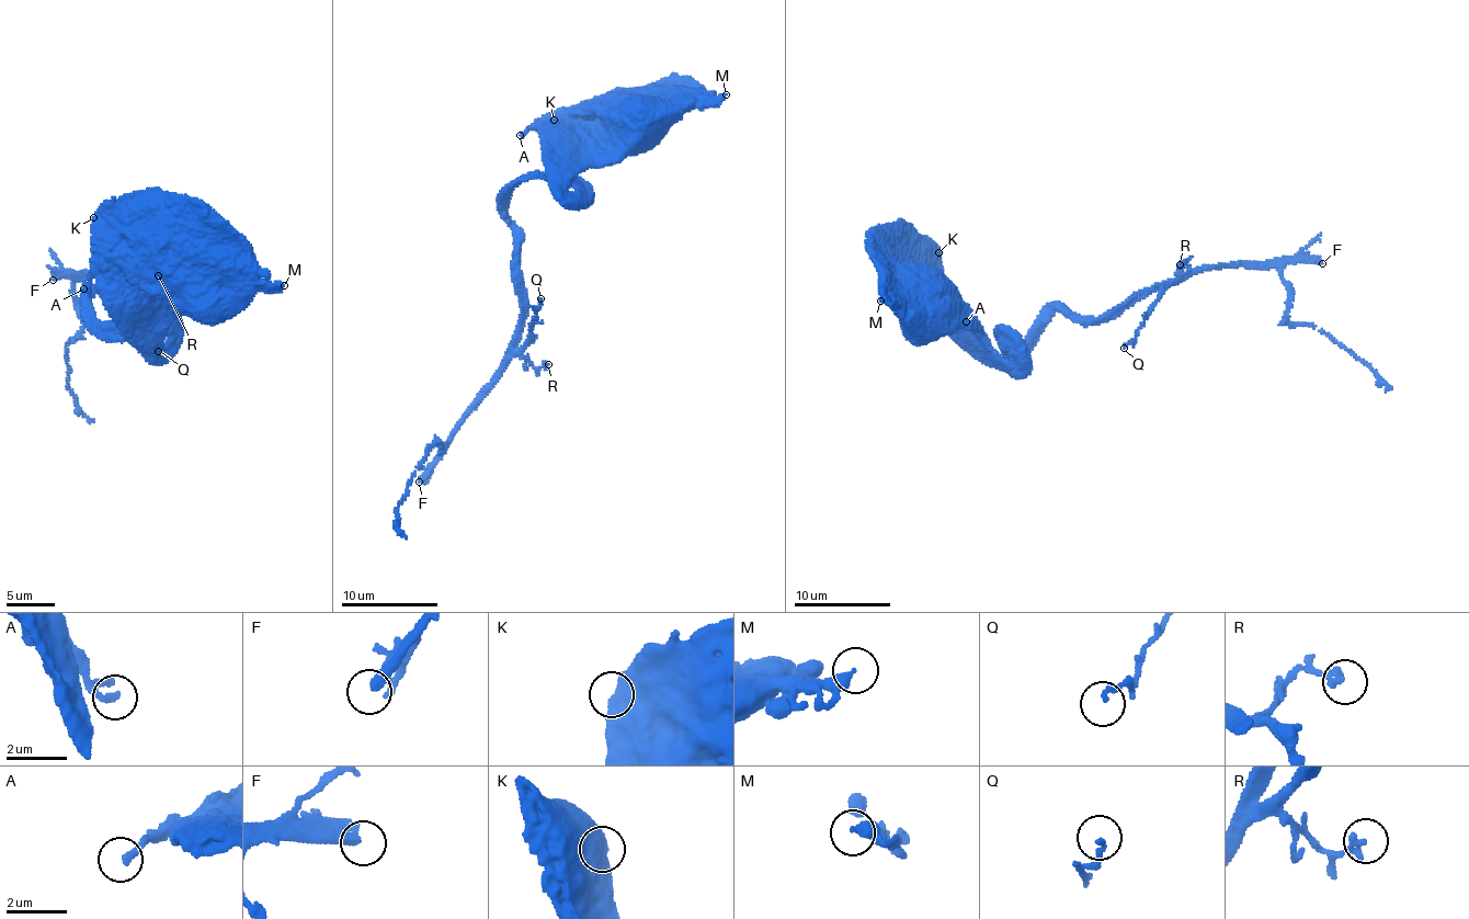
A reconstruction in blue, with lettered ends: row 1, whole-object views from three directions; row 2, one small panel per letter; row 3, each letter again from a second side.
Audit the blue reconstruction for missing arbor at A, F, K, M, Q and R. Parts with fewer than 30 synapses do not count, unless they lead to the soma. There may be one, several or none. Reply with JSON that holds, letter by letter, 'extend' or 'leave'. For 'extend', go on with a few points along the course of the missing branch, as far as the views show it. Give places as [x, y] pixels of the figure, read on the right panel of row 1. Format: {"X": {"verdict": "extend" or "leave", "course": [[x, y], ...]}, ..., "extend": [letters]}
{"A": {"verdict": "leave"}, "F": {"verdict": "extend"}, "K": {"verdict": "leave"}, "M": {"verdict": "leave"}, "Q": {"verdict": "leave"}, "R": {"verdict": "leave"}, "extend": ["F"]}

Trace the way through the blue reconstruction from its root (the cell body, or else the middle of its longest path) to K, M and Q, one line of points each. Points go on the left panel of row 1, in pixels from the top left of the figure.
K: (184, 274), (193, 280), (195, 270), (189, 265), (169, 264), (160, 257), (145, 251), (131, 252), (93, 217)
M: (184, 274), (195, 282), (201, 294), (284, 285)
Q: (184, 274), (197, 283), (162, 348), (168, 336), (107, 331), (91, 297), (118, 314), (131, 288), (158, 351)

